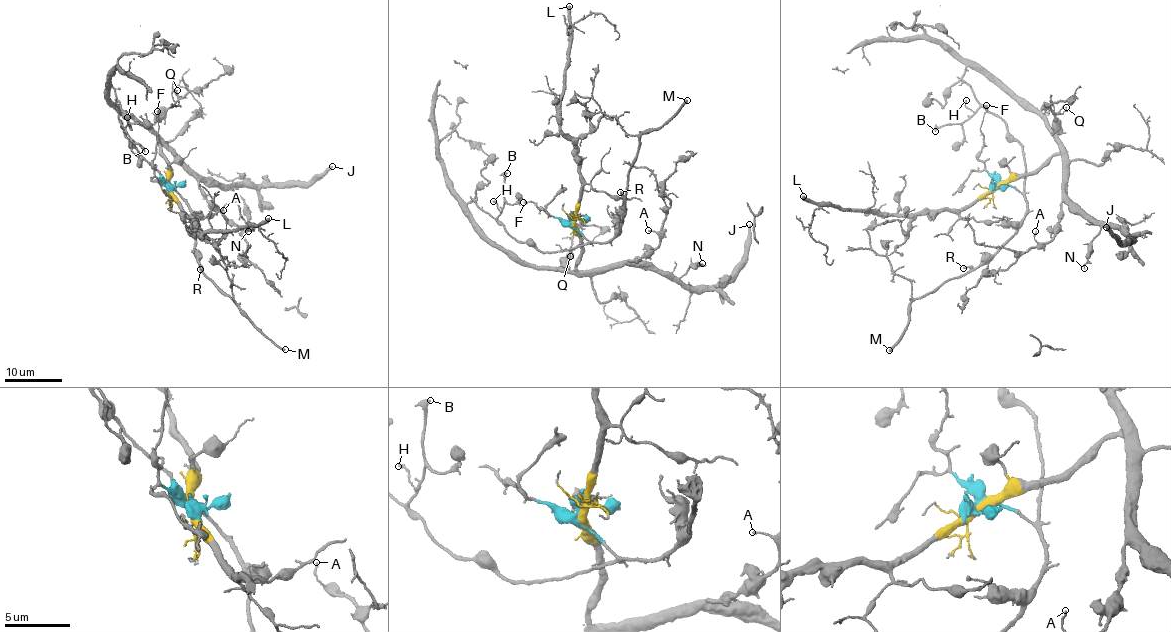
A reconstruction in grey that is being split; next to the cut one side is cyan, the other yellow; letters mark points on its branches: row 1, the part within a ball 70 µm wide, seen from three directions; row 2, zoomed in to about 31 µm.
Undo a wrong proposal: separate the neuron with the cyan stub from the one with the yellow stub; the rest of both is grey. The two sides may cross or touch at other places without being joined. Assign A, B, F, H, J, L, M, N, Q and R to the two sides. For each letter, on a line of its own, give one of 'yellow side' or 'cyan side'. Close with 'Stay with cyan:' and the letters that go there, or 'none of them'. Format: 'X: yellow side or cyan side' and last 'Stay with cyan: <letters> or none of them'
A: yellow side
B: cyan side
F: cyan side
H: cyan side
J: yellow side
L: yellow side
M: cyan side
N: yellow side
Q: yellow side
R: cyan side
Stay with cyan: B, F, H, M, R

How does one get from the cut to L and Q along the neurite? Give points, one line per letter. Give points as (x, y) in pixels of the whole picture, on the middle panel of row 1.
L: (574, 221), (581, 186), (580, 158), (576, 146), (561, 131), (560, 111), (570, 41), (569, 5)
Q: (574, 221), (581, 253), (574, 272), (562, 268), (569, 251), (570, 256)

